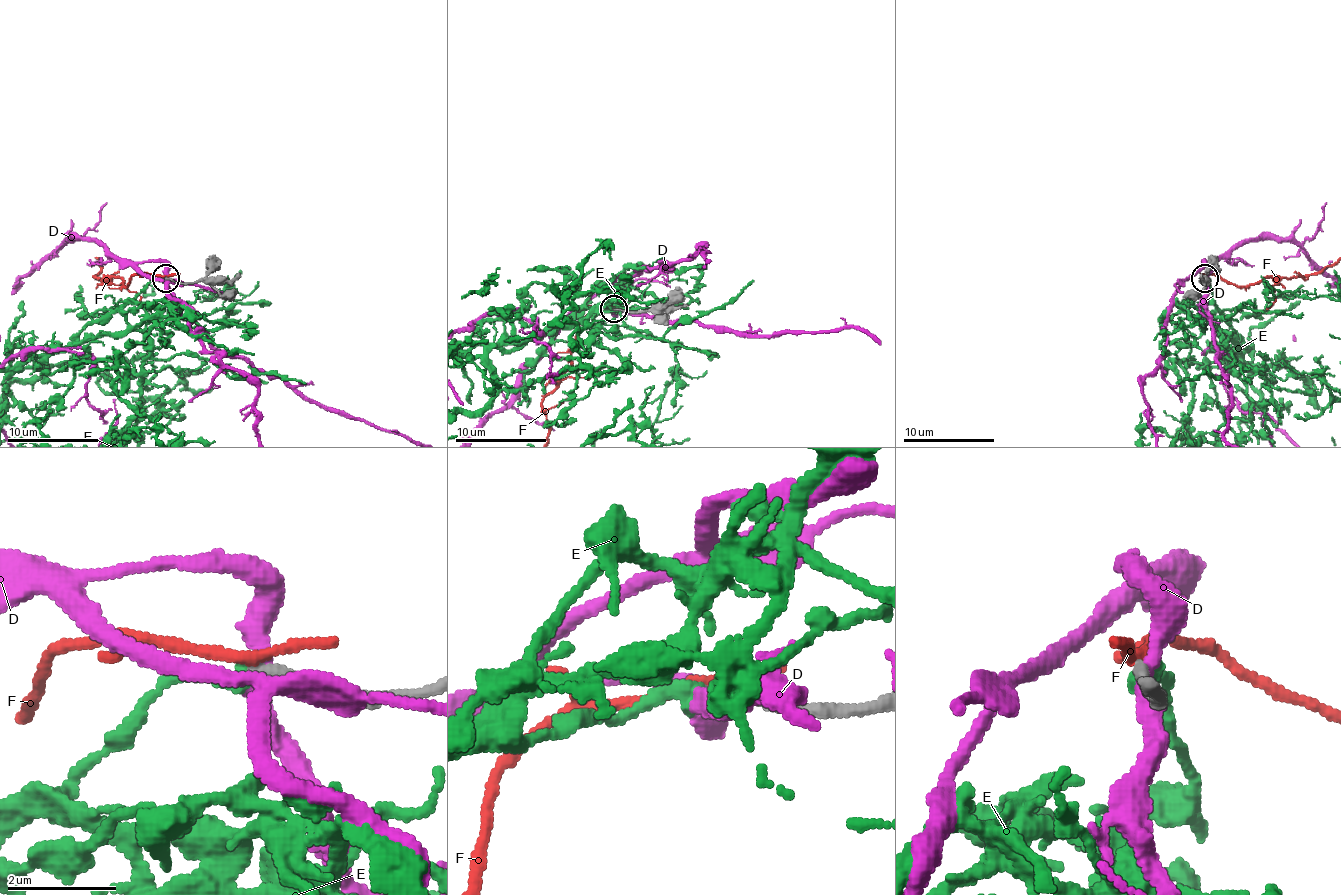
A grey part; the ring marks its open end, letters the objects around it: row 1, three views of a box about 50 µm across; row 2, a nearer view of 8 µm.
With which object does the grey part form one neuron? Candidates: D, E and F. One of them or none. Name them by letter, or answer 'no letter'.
no letter

